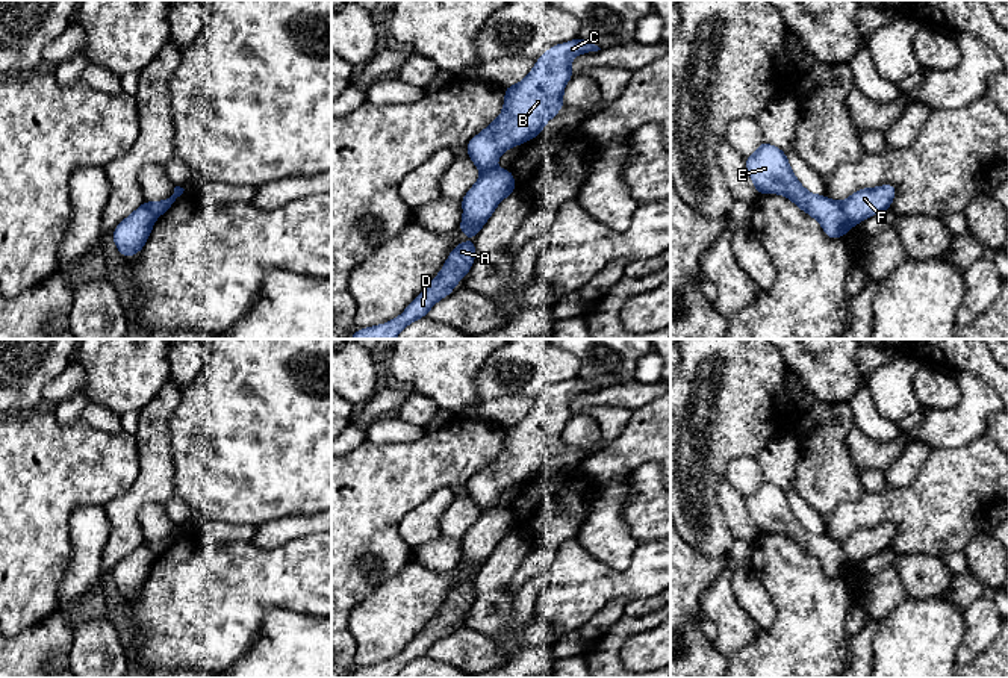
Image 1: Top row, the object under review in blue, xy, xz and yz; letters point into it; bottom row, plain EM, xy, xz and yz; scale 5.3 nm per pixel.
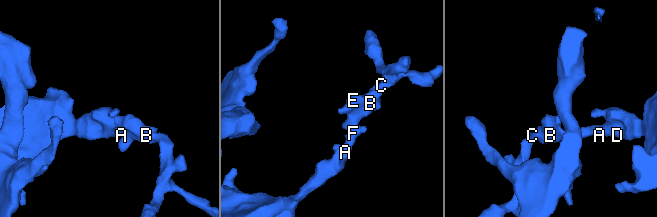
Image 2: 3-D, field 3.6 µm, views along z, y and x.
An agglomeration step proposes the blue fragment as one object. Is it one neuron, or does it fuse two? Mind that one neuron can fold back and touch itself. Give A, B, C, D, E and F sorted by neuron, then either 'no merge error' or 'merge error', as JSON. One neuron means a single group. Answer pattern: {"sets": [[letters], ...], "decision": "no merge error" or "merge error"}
{"sets": [["A", "D", "F"], ["B", "C", "E"]], "decision": "merge error"}

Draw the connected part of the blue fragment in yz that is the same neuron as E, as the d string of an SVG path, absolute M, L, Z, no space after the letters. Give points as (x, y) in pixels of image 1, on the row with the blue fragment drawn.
M767 142L758 145L755 153L745 159L748 174L758 194L781 194L799 209L817 219L831 239L851 232L842 203L825 195L808 192L793 174L786 151Z

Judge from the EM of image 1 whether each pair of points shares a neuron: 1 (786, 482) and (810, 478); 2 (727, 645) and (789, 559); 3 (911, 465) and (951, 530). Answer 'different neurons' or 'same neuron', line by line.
1: different neurons
2: different neurons
3: different neurons

